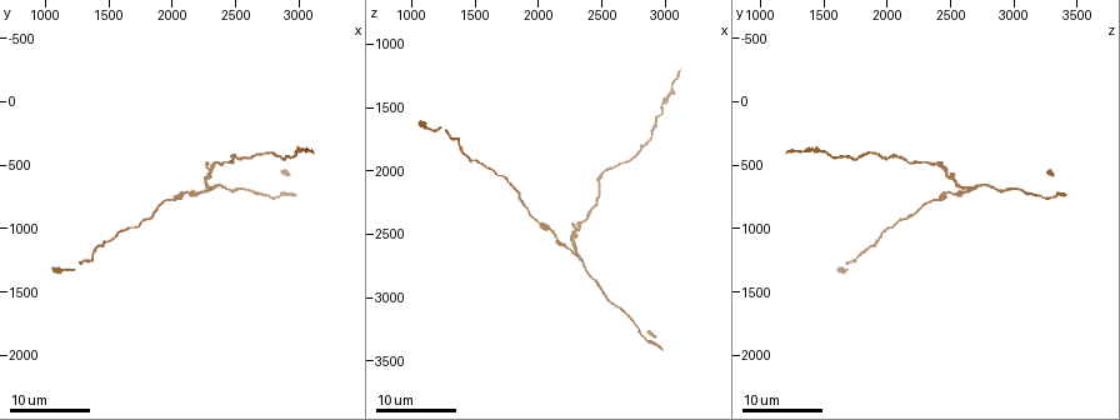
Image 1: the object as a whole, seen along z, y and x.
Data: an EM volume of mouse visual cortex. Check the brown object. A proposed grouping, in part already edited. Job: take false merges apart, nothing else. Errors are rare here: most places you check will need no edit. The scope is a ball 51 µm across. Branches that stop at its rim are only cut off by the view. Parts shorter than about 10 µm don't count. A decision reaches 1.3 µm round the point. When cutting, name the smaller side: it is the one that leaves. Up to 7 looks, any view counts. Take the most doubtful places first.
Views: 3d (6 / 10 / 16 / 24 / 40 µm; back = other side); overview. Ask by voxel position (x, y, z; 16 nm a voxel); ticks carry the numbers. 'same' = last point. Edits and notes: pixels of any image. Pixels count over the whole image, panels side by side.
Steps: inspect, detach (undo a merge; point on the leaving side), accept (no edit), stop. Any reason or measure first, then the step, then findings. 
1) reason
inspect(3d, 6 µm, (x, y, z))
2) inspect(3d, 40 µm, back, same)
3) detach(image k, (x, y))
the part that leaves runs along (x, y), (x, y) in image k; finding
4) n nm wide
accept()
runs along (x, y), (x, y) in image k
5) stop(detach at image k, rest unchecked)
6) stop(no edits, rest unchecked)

branch point
inspect(3d, 16 µm, (2280, 660, 2620))

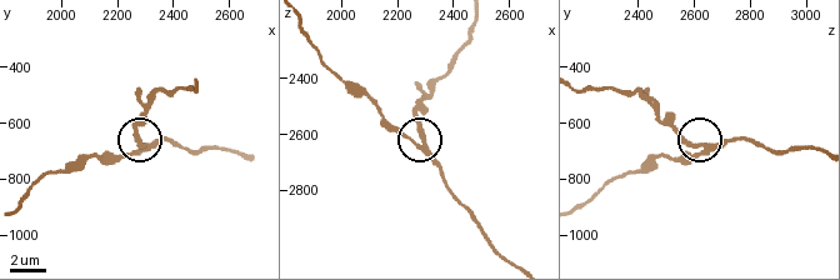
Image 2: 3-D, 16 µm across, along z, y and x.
inspect(3d, 6 µm, (2300, 680, 2610))

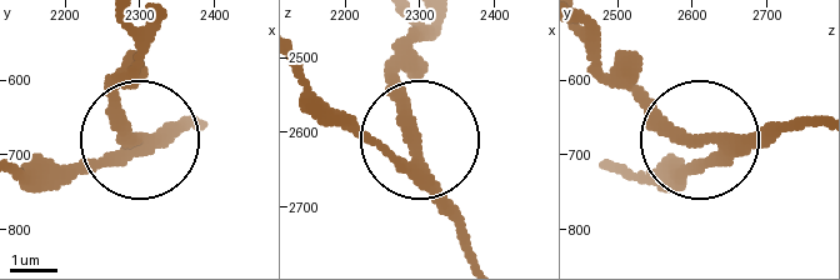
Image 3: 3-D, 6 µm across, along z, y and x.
250 nm wide
accept()
runs along (130, 144), (46, 188) in image 3; one neuron here

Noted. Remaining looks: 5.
calibre changes
inspect(3d, 24 µm, (2020, 760, 2380))

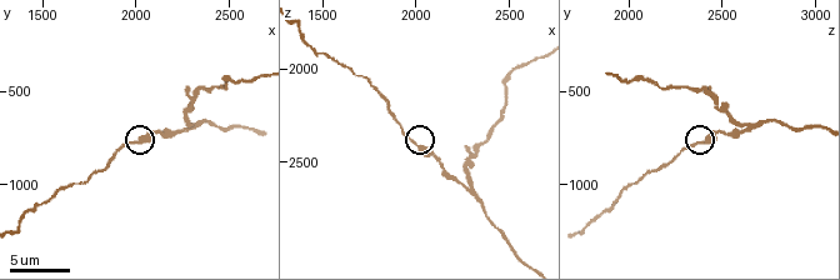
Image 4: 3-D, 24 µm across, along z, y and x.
zoom in
inspect(3d, 10 µm, (2000, 780, 2420))

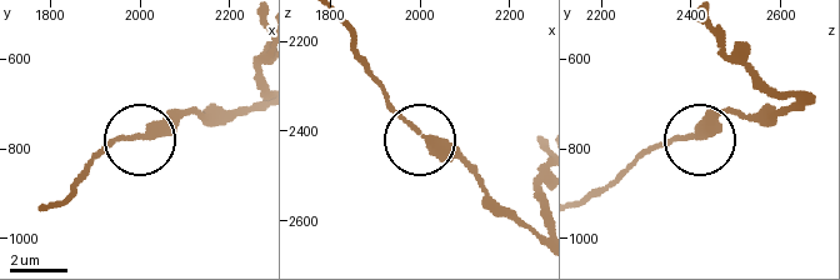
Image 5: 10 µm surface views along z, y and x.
accept()
one neuron here

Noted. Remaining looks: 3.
sudden change in width
inspect(3d, 10 µm, (2480, 440, 2140))

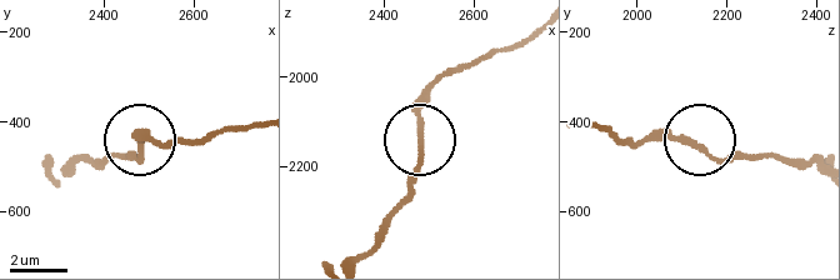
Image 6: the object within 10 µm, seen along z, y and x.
accept()
runs along (359, 256), (408, 191), (416, 120), (436, 79) in image 6; all the same neuron

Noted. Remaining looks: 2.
sudden change in width
inspect(3d, 16 µm, (1780, 920, 2120))

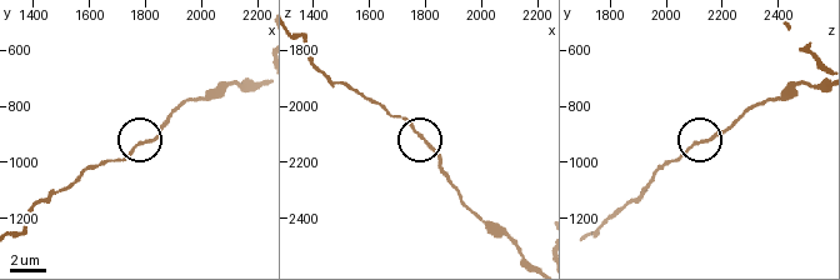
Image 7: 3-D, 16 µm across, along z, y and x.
150 nm wide
accept()
runs along (258, 81), (221, 83), (190, 98), (155, 136), (106, 163) in image 7; all the same neuron

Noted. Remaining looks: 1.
stop(no edits, rest unchecked)

